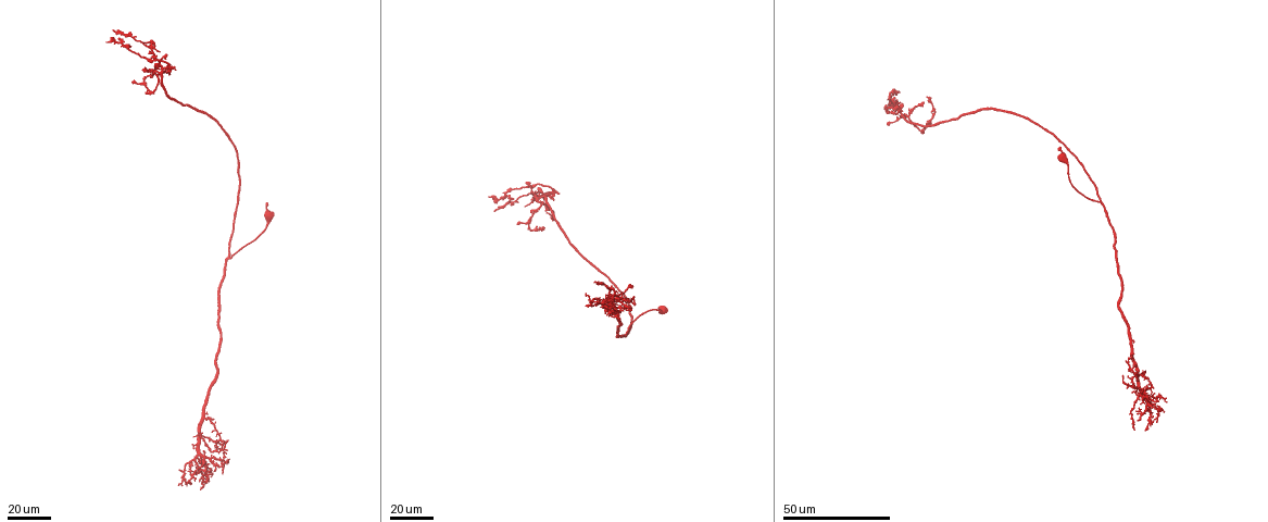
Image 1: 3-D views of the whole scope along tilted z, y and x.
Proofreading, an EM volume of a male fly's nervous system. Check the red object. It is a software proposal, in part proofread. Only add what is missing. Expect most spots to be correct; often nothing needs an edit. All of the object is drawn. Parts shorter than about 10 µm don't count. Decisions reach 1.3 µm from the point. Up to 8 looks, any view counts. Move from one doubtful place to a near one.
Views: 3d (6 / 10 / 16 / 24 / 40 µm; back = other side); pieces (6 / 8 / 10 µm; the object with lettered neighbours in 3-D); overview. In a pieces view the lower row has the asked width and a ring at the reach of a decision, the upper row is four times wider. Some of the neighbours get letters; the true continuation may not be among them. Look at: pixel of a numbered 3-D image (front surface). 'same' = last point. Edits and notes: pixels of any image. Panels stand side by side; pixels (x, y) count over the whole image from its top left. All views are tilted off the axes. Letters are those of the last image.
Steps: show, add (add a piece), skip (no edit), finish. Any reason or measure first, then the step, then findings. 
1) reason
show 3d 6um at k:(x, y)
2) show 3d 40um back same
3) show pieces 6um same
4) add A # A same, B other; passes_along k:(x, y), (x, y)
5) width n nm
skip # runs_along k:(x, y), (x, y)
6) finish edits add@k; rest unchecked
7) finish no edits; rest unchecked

an open end
show 3d 40um at 1:(551, 218)

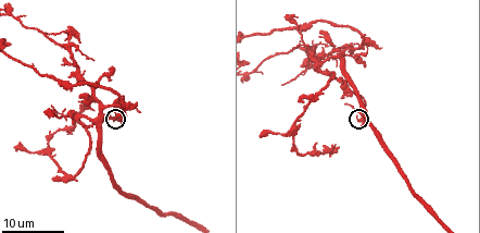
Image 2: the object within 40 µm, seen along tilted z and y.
show pieces 8um at 2:(364, 126)

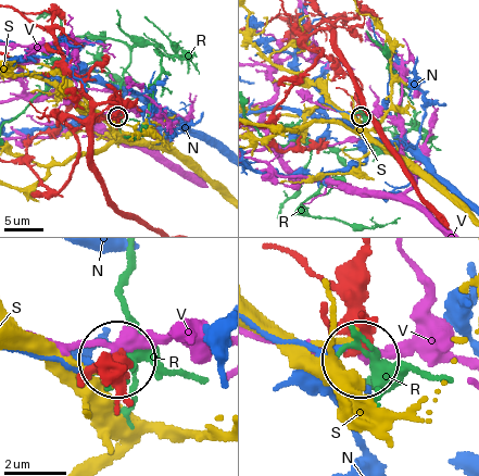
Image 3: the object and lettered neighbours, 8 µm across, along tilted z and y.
skip # N other, R other, S other, V other; runs_along 3:(360, 257), (357, 353); none of them fits

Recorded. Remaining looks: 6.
free end
show 3d 16um at 2:(110, 67)

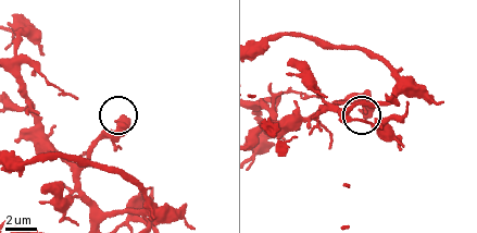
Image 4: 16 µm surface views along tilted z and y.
show pieces 10um at 4:(122, 119)

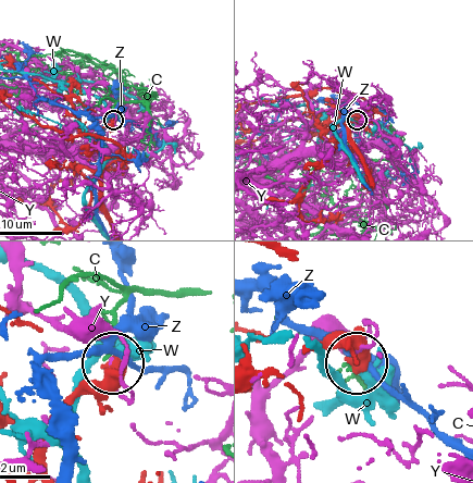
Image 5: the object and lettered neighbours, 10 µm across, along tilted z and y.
skip # C other, W other, Y other, Z other; none of them fits

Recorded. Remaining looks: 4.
branch stops here
show 3d 16um at 2:(52, 180)

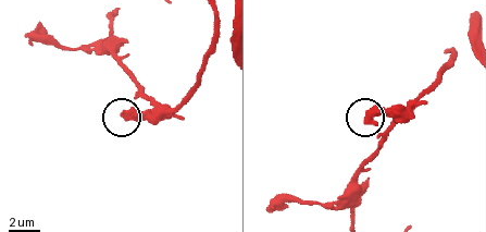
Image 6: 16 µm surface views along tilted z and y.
see the neighbours
show pieces 10um at 6:(365, 120)

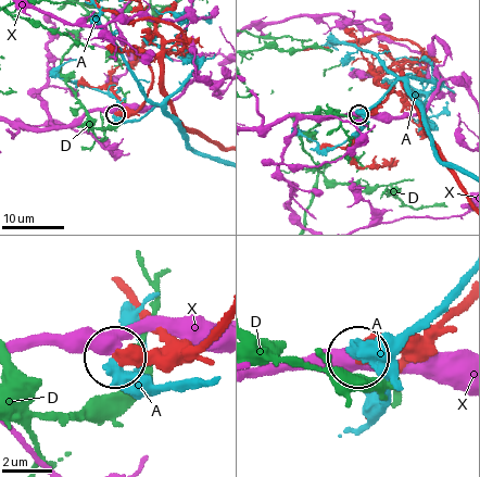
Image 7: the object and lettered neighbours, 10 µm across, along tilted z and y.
skip # A other, D other, X other; runs_along 7:(213, 333), (200, 343), (120, 358); no lettered piece goes on from it

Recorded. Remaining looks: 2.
thin end
show 3d 40um at 1:(108, 43)

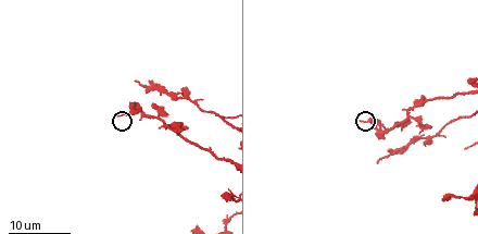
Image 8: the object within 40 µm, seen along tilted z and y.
show pieces 6um at 8:(117, 114)

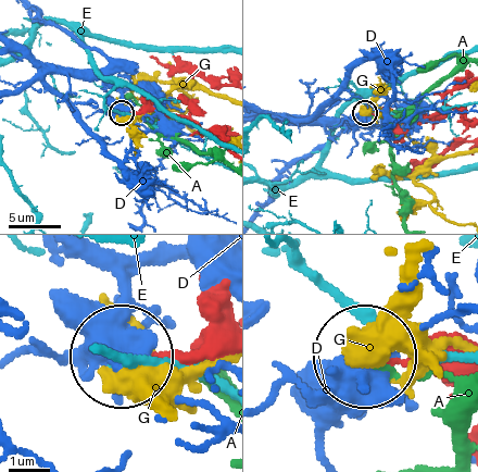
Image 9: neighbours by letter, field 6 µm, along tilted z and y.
width 140 nm
skip # A other, D other, E other, G other; no lettered piece goes on from it

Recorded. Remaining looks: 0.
finish no edits; rest unchecked

